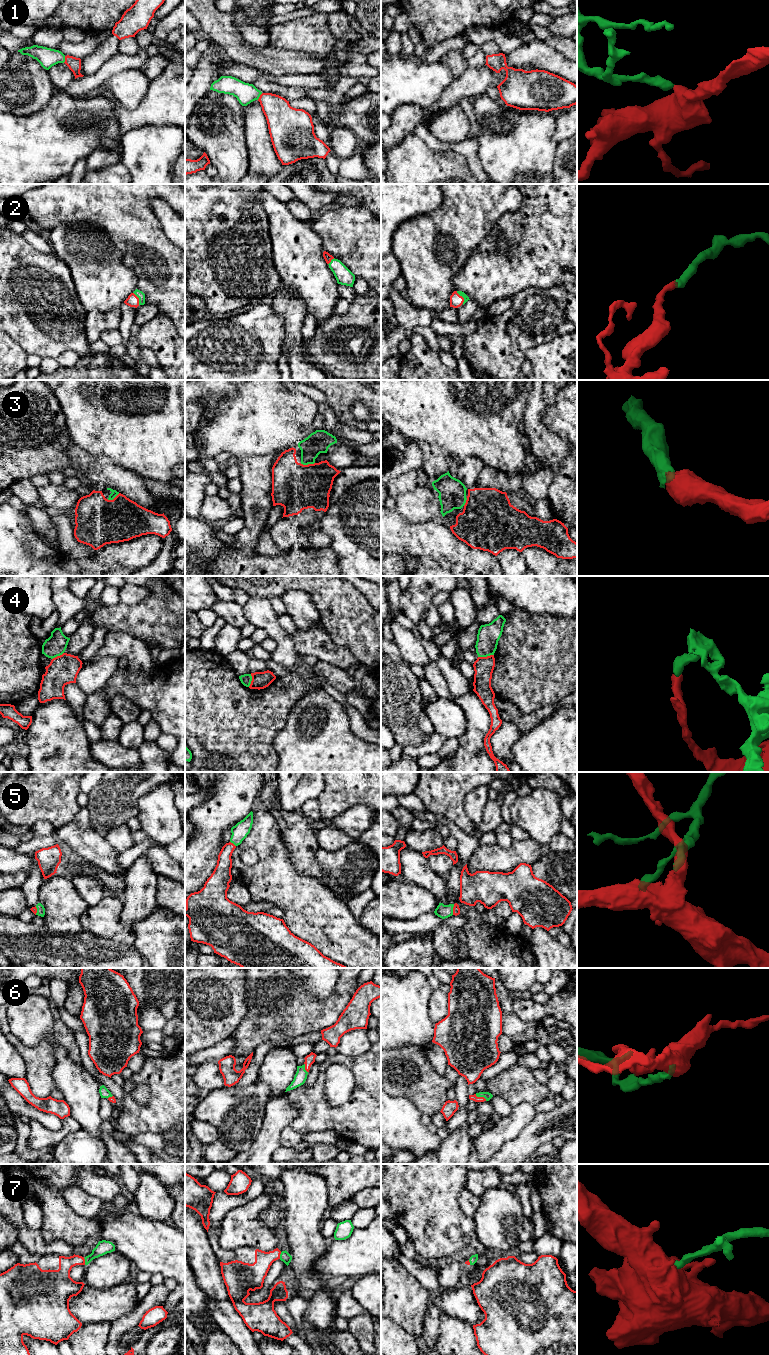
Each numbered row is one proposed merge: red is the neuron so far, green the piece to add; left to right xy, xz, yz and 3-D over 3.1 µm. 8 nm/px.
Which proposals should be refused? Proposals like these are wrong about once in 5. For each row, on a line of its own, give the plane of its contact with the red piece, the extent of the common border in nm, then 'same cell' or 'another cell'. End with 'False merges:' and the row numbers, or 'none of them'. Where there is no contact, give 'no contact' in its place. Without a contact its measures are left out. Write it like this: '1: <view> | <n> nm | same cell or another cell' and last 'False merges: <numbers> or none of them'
1: xy | 60 nm | same cell
2: yz | 120 nm | same cell
3: xz | 120 nm | same cell
4: yz | 130 nm | another cell
5: yz | 90 nm | same cell
6: yz | 110 nm | same cell
7: xy | 60 nm | same cell
False merges: 4

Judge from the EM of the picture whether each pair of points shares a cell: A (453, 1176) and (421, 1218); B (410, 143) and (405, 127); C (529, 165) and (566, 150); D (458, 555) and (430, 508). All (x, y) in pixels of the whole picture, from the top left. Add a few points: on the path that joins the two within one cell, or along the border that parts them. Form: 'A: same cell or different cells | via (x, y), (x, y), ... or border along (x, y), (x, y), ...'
A: same cell | via (443, 1186), (426, 1203), (426, 1208)
B: different cells | border along (413, 132), (409, 133), (391, 148)
C: different cells | border along (558, 143), (553, 173)
D: different cells | border along (432, 519), (426, 522), (409, 521)

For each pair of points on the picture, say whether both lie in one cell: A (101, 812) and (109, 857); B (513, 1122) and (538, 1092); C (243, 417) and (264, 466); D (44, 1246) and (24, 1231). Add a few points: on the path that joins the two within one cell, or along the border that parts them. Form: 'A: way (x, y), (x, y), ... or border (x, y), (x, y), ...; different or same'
A: border (90, 816), (90, 825), (103, 837); different
B: border (533, 1104), (520, 1102), (512, 1107); different
C: border (280, 452), (264, 455), (241, 455), (237, 459); different
D: way (39, 1246), (29, 1236); same

